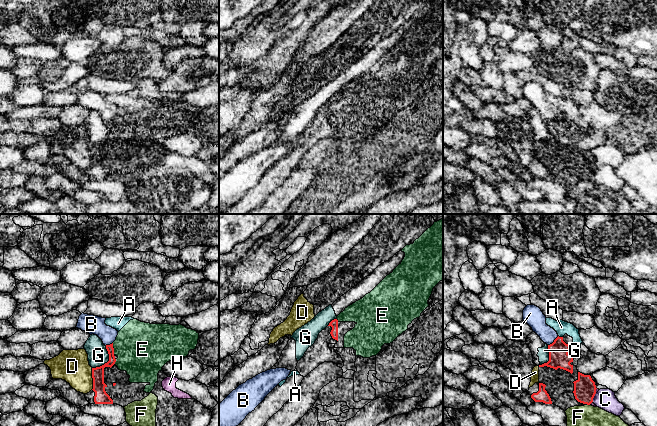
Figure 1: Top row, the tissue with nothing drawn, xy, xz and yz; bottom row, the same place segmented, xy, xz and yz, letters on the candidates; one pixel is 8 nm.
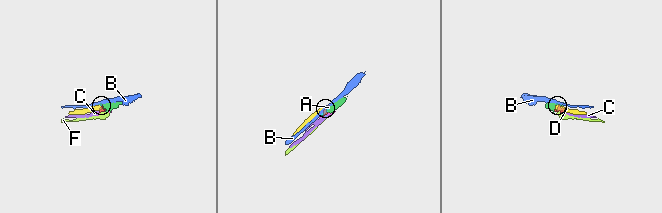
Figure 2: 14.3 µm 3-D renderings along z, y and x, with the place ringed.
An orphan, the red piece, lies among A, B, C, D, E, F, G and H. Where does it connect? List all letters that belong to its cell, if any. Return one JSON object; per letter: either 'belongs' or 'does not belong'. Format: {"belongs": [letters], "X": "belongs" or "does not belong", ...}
{"belongs": ["E"], "A": "does not belong", "B": "does not belong", "C": "does not belong", "D": "does not belong", "E": "belongs", "F": "does not belong", "G": "does not belong", "H": "does not belong"}

